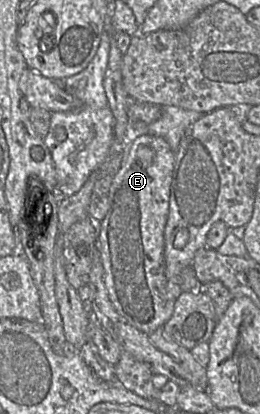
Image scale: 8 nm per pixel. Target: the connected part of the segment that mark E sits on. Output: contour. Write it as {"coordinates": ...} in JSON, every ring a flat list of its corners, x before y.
{"coordinates":[[132,137,126,155,113,176,109,190,109,210,98,224,97,249,104,269,104,283,109,299,120,317,139,331,149,335,171,318,174,304,182,292,177,283,165,276,164,229,169,213,170,189,175,165,175,152,161,137]]}

